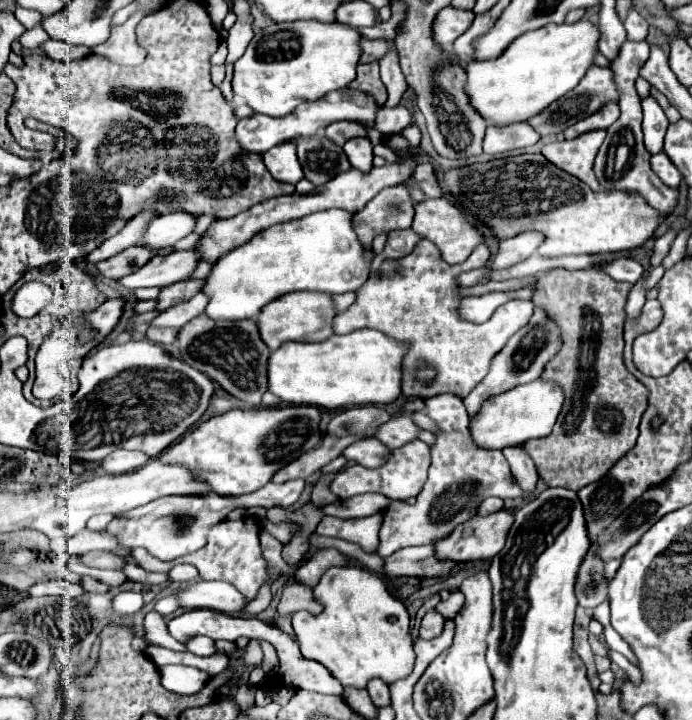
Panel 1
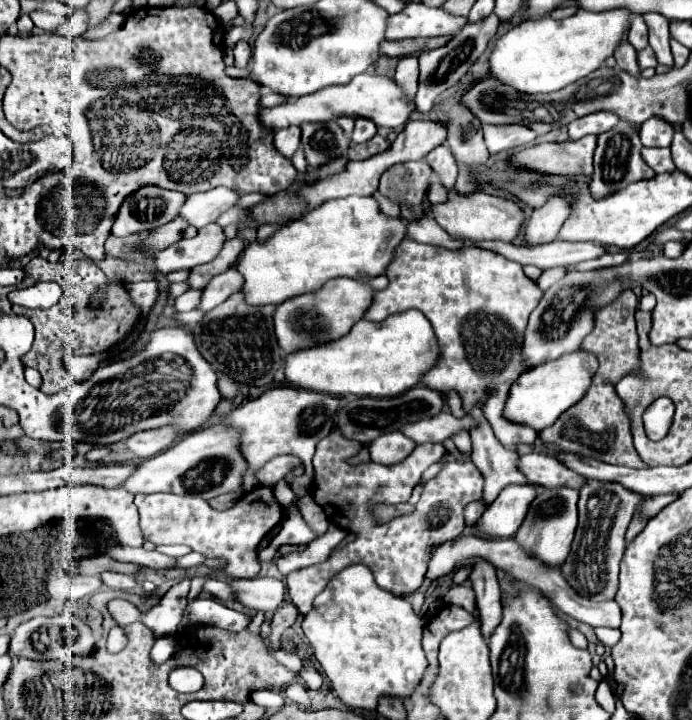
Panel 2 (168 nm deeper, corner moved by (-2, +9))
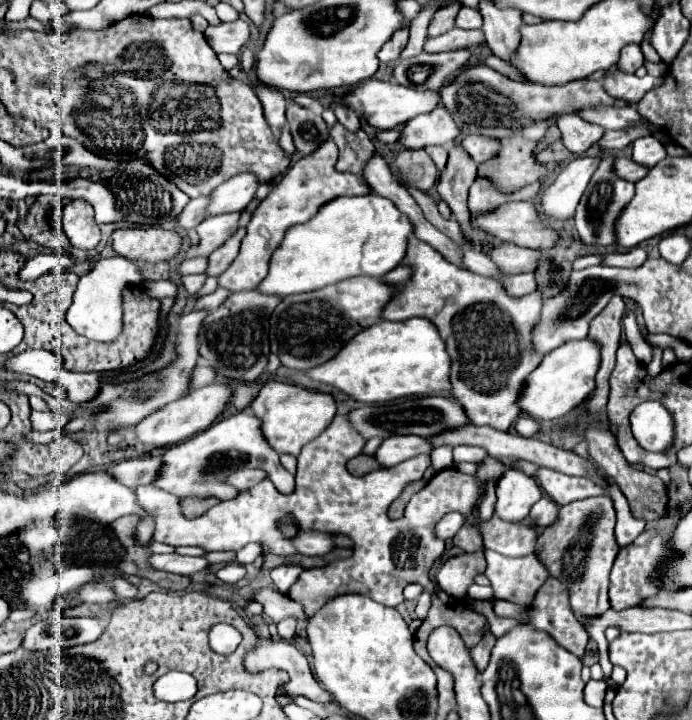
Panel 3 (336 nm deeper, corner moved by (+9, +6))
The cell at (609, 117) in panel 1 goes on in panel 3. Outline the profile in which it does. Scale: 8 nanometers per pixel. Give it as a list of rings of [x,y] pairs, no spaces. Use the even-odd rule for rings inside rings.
[[[562,116],[558,120],[558,128],[562,132],[562,142],[564,146],[572,152],[572,154],[582,154],[586,152],[592,144],[596,144],[602,134],[604,128],[596,126],[596,124],[588,124],[578,116]]]

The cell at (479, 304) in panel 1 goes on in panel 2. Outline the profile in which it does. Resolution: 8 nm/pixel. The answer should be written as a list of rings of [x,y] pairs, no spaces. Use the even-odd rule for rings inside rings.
[[[563,266],[547,269],[543,271],[537,280],[537,285],[542,291],[546,291],[551,285],[554,285],[559,279],[563,278],[565,274],[566,269]]]

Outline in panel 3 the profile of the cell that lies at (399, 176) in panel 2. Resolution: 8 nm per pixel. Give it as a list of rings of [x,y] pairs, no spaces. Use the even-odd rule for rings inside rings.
[[[402,150],[392,162],[396,170],[404,174],[408,186],[430,190],[438,178],[438,168],[424,150]]]

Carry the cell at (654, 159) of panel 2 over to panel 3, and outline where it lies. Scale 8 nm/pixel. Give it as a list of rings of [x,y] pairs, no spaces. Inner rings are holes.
[[[616,158],[614,160],[614,170],[616,170],[616,176],[622,176],[622,180],[628,180],[628,182],[642,180],[648,172],[644,166],[638,166],[630,158]]]

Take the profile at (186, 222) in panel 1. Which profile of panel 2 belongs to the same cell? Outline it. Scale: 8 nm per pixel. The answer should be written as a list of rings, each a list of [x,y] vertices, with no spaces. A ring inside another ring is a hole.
[[[215,187],[205,193],[193,193],[193,195],[187,195],[185,205],[181,205],[177,217],[185,219],[189,225],[201,229],[201,227],[213,223],[223,211],[231,209],[237,199],[239,199],[239,195],[227,187]]]

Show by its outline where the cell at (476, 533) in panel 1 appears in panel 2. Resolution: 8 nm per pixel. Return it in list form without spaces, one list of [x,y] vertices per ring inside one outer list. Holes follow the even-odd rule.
[[[507,485],[479,517],[475,529],[487,537],[511,537],[525,519],[529,503],[535,499],[535,495],[535,485]]]

